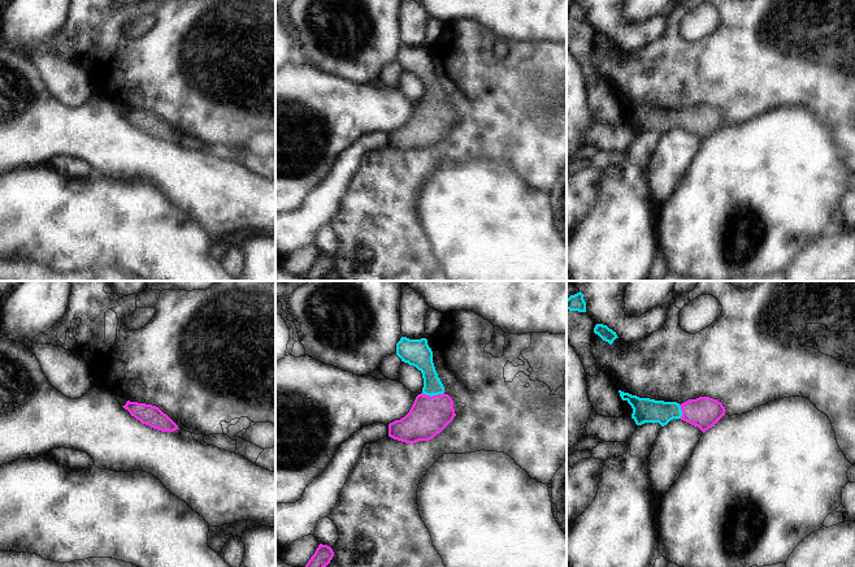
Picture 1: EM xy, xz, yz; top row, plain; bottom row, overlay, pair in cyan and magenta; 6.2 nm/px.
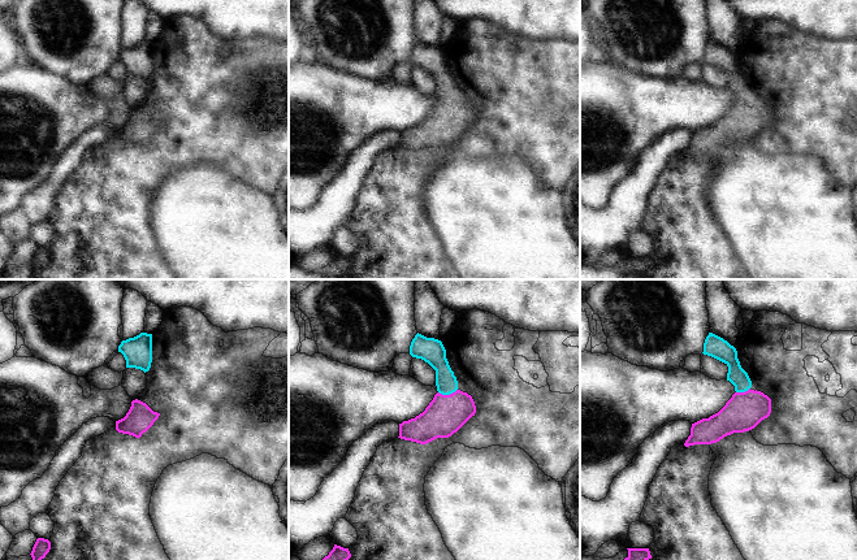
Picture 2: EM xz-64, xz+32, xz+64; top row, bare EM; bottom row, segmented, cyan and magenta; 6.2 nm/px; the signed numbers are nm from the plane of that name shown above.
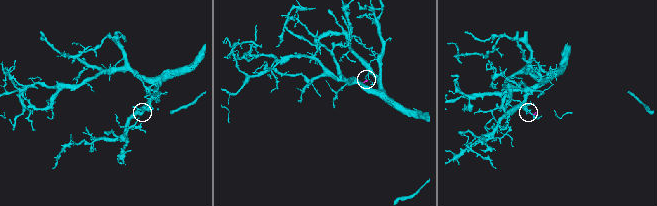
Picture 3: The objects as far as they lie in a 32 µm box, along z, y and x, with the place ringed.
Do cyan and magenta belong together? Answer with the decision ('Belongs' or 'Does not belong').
Belongs

